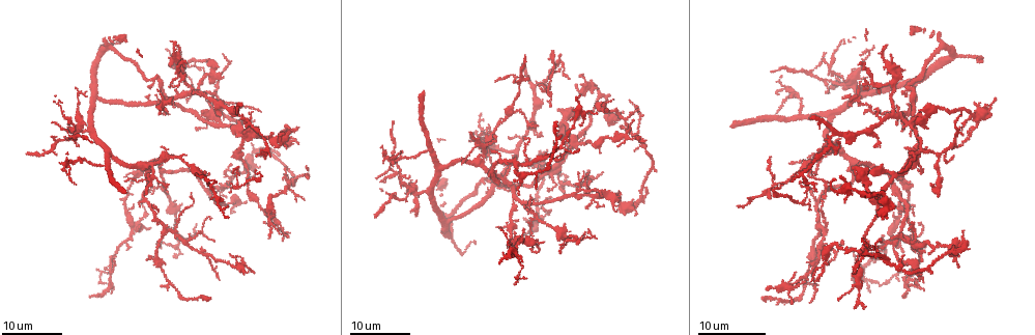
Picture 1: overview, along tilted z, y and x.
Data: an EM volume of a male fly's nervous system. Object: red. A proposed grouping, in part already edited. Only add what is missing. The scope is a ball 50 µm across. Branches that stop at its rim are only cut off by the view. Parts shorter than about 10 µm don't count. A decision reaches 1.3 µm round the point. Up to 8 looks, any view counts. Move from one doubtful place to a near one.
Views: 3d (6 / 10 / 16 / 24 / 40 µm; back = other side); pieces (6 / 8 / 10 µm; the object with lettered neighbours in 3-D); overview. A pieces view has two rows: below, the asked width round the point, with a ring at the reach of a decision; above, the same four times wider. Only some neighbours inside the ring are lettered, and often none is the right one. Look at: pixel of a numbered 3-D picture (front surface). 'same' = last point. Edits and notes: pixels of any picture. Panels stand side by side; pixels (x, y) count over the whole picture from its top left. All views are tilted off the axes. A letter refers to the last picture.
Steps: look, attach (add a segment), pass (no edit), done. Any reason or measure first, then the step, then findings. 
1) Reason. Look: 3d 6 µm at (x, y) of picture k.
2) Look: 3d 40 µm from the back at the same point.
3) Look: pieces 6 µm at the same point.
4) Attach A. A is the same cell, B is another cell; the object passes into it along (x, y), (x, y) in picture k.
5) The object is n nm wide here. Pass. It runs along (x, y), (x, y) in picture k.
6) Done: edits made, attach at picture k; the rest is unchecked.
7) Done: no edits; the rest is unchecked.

An open end. Look: 3d 16 µm at (220, 77) of picture 1.

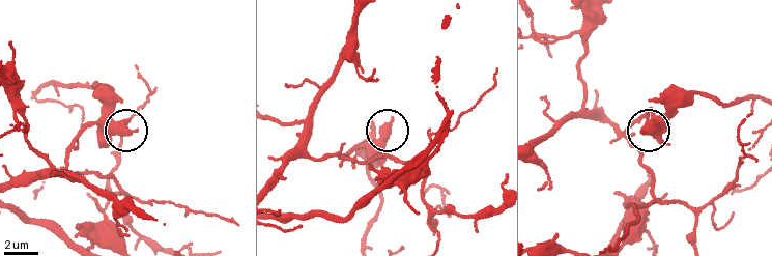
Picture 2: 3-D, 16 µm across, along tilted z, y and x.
See the neighbours. Look: pieces 10 µm at (131, 133) of picture 2.

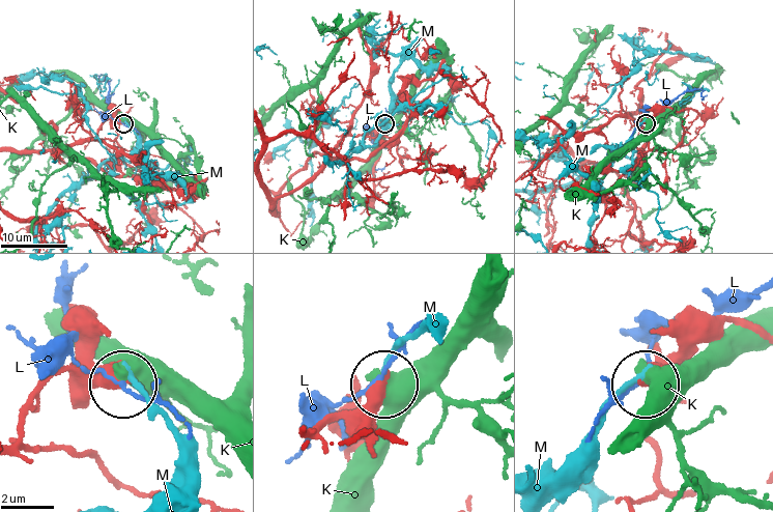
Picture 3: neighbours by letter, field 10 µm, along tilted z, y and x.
Pass. K, L and M are other cells; it runs along (301, 428), (318, 428), (348, 413), (379, 384) in picture 3; none of them fits.

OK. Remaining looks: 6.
Branch stops here. Look: 3d 24 µm at (839, 139) of picture 1.

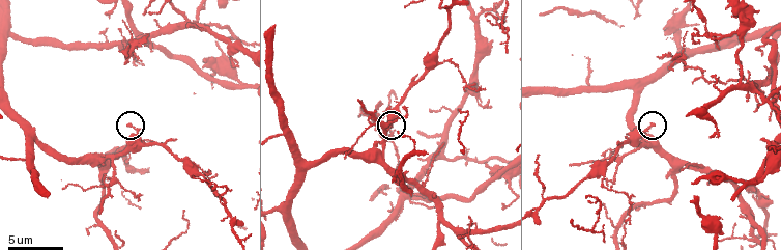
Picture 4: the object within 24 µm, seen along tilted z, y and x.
What lies round it. Look: pieces 8 µm at (131, 126) of picture 4.

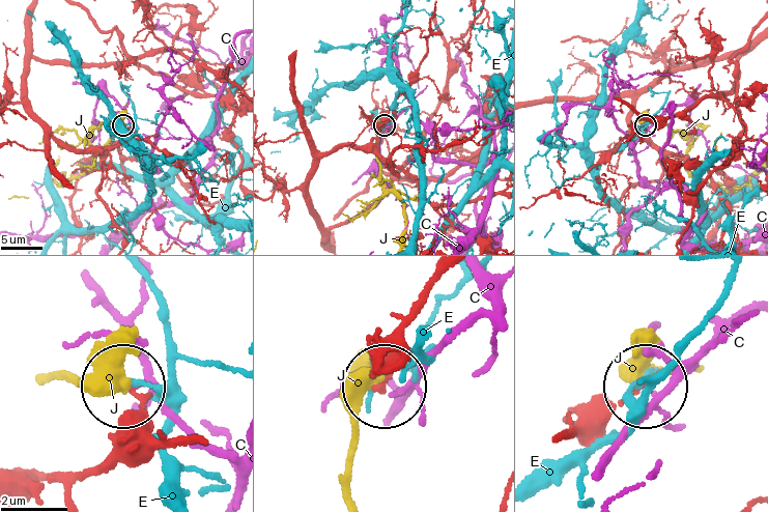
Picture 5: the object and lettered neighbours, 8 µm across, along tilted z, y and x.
The object is 170 nm wide here. Pass. C, E and J are other cells; it runs along (13, 483), (96, 464), (135, 411), (136, 396), (125, 387) in picture 5; none of them fits.

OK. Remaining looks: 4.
Free end. Look: 3d 10 µm at (149, 36) of picture 4.

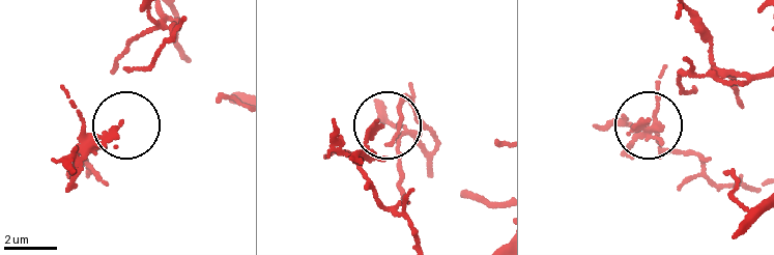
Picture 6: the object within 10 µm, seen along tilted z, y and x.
Look: pieces 10 µm at (380, 128) of picture 6.

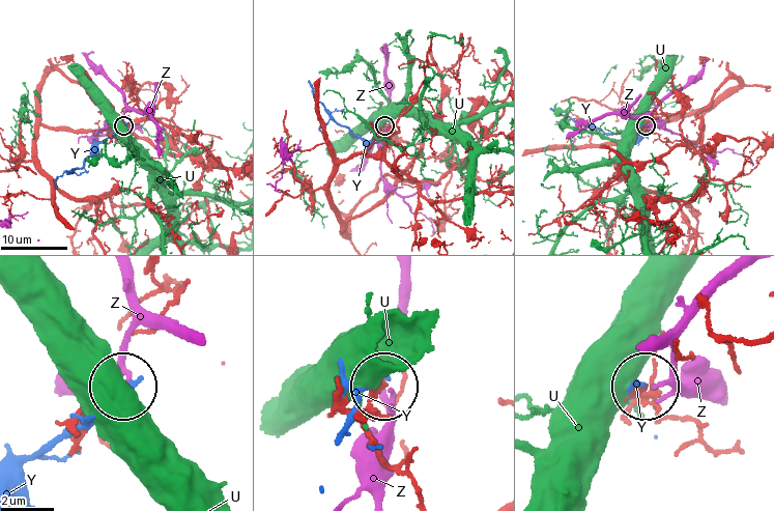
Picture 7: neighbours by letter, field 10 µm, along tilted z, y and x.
The object is 170 nm wide here. Pass. U, Y and Z are other cells; it runs along (728, 450), (715, 450), (696, 429), (665, 415), (646, 385) in picture 7; no lettered segment goes on from it.

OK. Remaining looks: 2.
Tapers out. Look: 3d 16 µm at (520, 239) of picture 1.

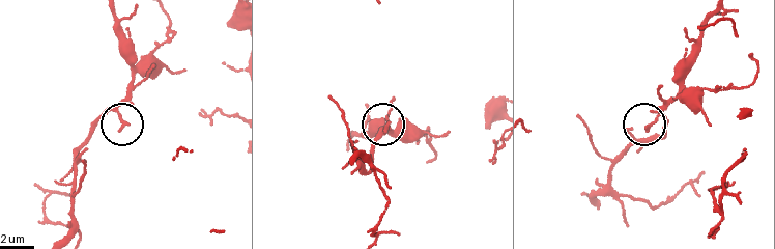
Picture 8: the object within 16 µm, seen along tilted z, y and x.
See the neighbours. Look: pieces 8 µm at (123, 127) of picture 8.

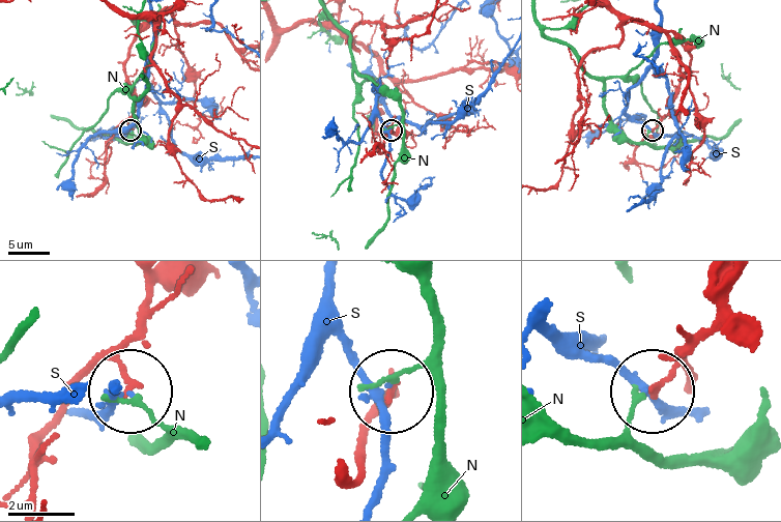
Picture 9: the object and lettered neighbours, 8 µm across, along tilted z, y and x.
Pass. N and S are other cells; it runs along (142, 279), (120, 359), (127, 393) in picture 9; none of them fits.

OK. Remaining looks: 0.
Done: no edits; the rest is unchecked.

